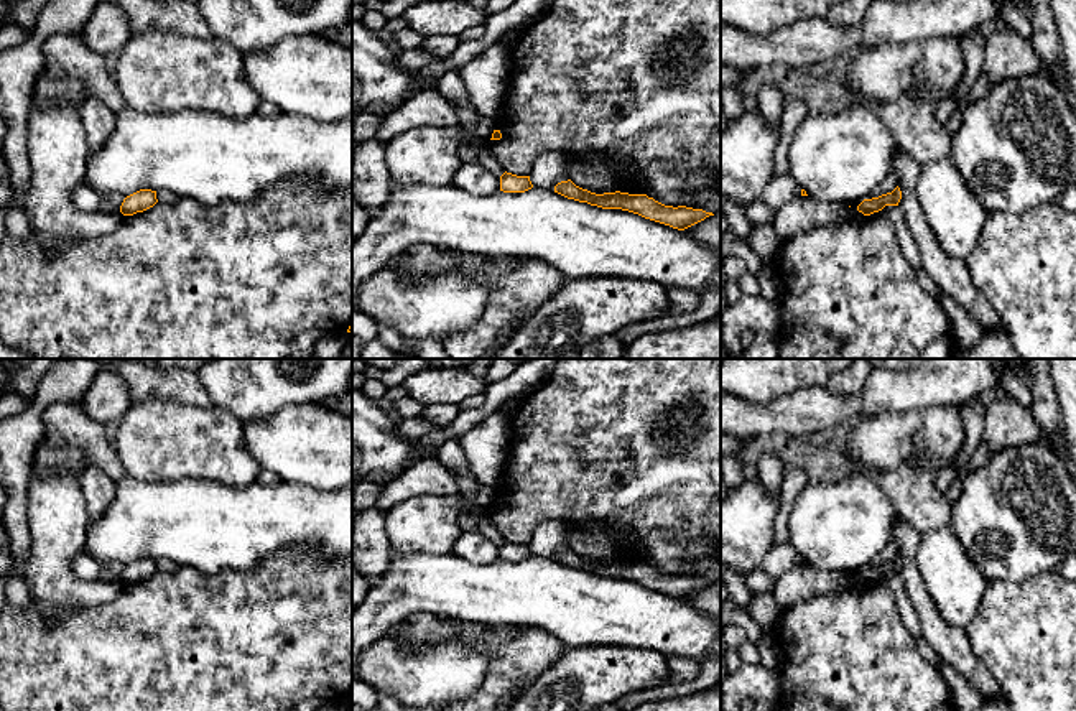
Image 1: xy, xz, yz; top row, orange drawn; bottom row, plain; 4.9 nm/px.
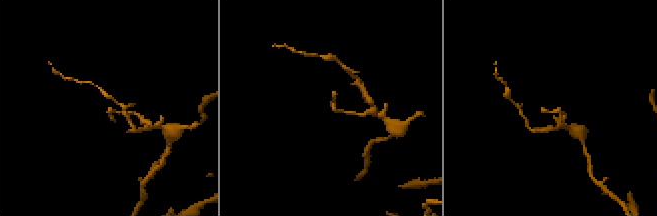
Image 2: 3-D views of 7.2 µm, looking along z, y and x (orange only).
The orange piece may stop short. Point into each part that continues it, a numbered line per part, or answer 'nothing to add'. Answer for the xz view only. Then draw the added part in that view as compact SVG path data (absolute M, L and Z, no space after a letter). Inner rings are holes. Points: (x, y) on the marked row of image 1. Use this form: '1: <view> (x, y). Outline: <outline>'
nothing to add

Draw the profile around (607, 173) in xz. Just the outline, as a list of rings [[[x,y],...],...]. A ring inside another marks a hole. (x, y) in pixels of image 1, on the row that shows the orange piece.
[[[576,153],[563,155],[569,179],[582,189],[615,193],[628,181],[630,165],[620,156],[581,158]]]

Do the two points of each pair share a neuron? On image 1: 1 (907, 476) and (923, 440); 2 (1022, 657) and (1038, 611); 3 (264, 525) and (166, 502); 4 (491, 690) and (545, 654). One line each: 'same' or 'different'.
1: different
2: same
3: same
4: same

